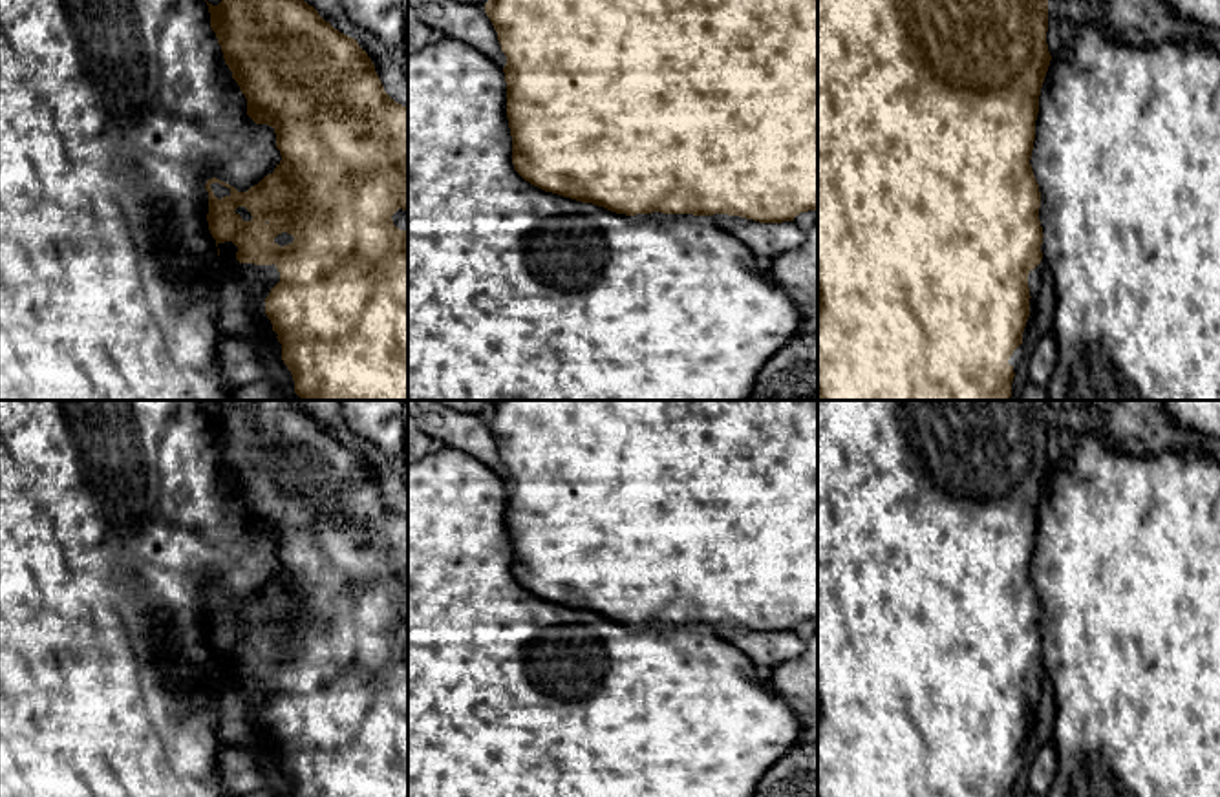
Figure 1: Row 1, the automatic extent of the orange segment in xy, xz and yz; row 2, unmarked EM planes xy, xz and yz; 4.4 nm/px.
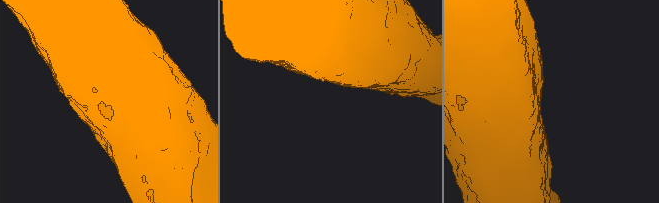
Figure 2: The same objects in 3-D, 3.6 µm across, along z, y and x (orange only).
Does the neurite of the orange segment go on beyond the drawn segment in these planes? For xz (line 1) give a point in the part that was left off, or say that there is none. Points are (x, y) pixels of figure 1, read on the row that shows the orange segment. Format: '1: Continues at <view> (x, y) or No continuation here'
1: No continuation here

